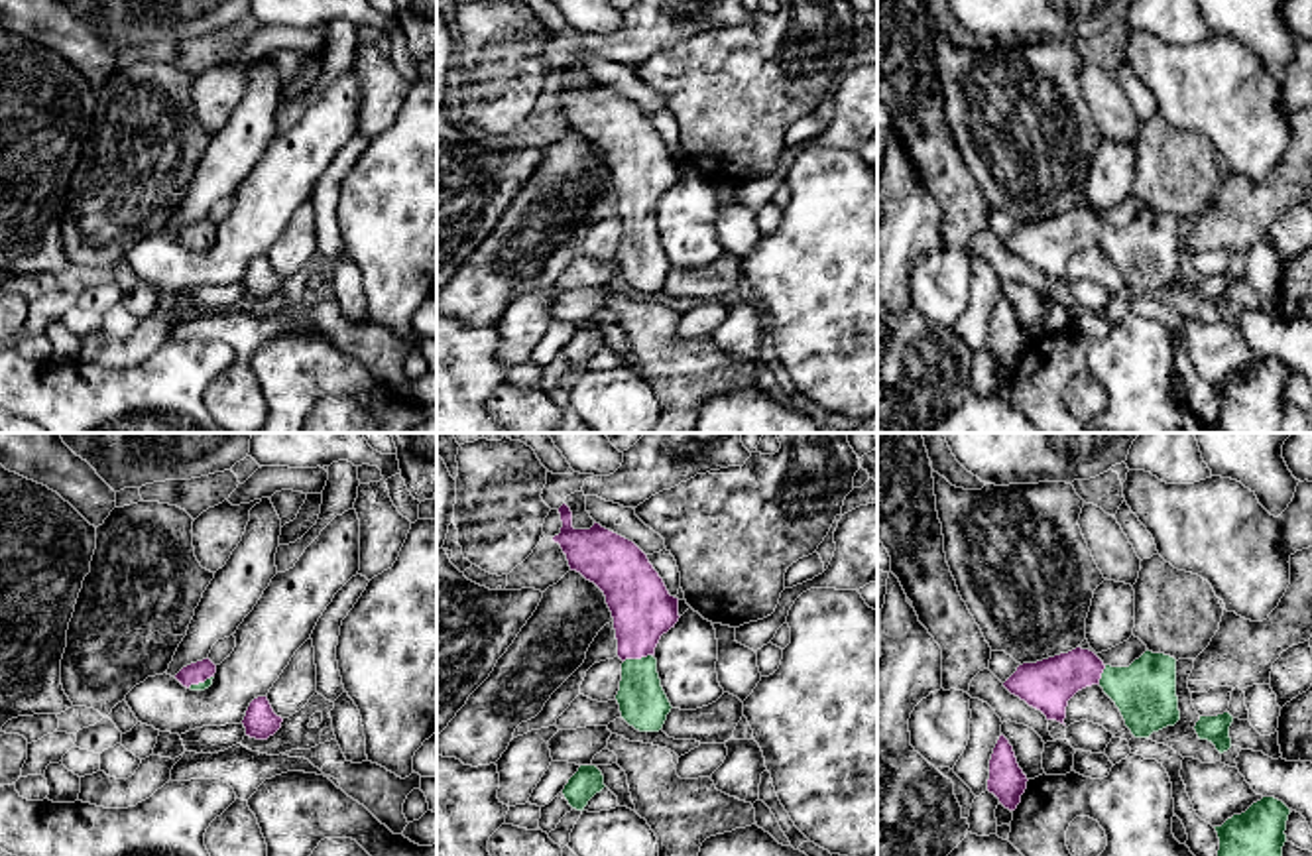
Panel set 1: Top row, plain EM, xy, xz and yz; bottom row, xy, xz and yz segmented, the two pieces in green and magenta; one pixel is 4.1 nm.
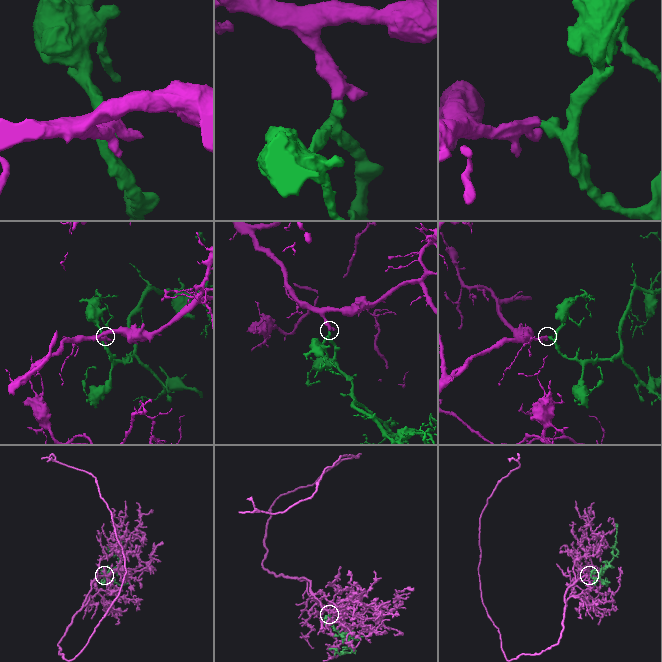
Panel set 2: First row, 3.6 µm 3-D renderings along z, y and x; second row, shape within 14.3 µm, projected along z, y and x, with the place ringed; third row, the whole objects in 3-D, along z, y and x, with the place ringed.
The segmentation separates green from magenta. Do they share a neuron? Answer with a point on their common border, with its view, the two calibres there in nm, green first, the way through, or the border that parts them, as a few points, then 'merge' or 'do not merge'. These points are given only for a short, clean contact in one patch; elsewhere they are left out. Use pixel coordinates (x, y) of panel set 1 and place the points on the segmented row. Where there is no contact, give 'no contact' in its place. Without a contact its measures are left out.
meets green in xz at (638, 660); 200 nm thick on the green side, 260 nm on the other; runs through xz (644, 705), (638, 660), (642, 609); merge

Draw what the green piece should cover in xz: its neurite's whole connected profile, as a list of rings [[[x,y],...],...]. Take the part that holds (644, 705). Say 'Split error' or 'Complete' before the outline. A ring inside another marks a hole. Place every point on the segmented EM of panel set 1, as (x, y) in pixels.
Split error. [[[567,504],[559,508],[561,533],[553,537],[567,555],[570,571],[594,582],[606,596],[614,618],[622,681],[616,701],[622,718],[639,732],[659,732],[671,712],[671,703],[657,673],[655,647],[663,634],[679,622],[679,598],[671,596],[663,579],[649,563],[647,555],[629,539],[594,521],[590,529],[572,527],[572,512]]]

